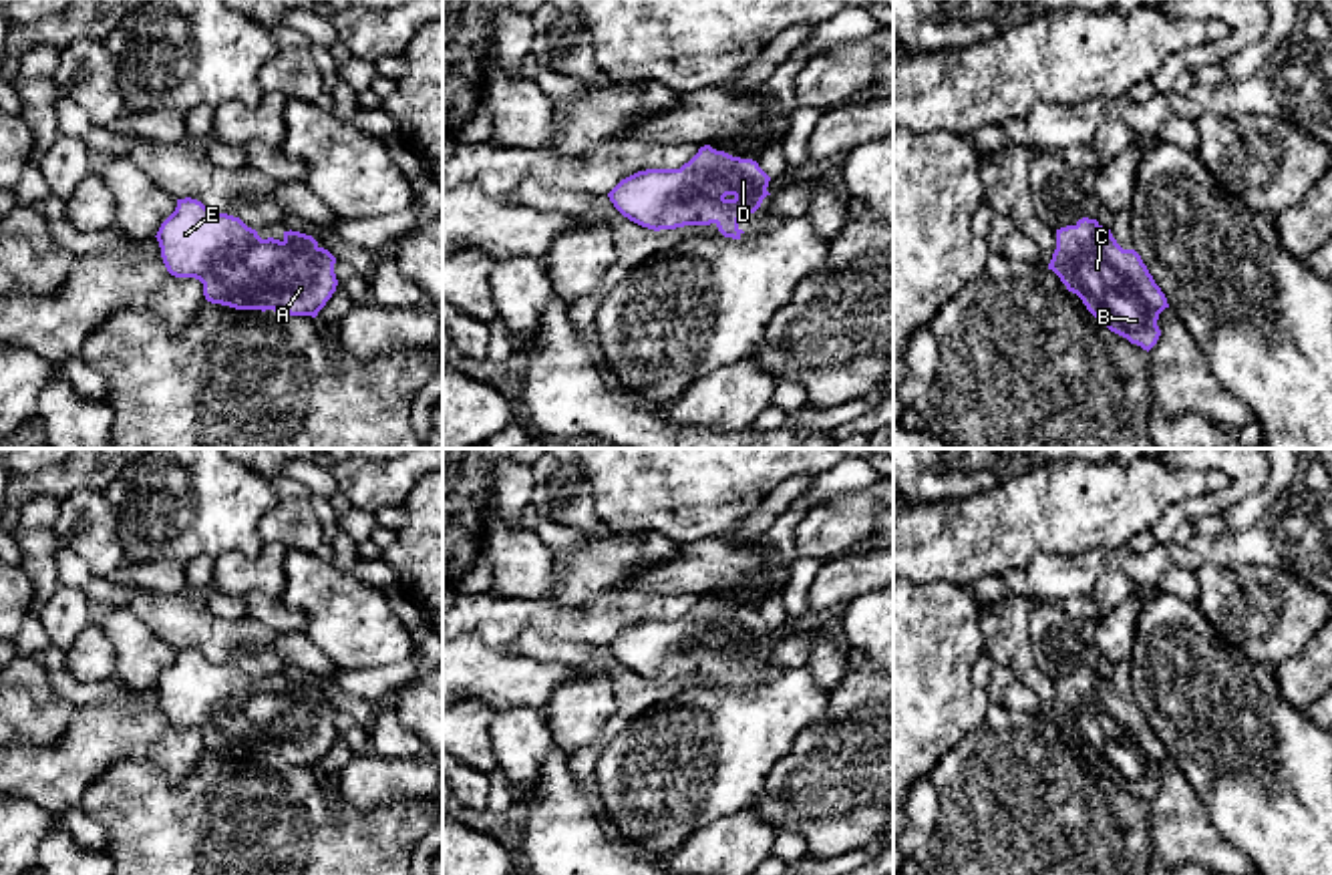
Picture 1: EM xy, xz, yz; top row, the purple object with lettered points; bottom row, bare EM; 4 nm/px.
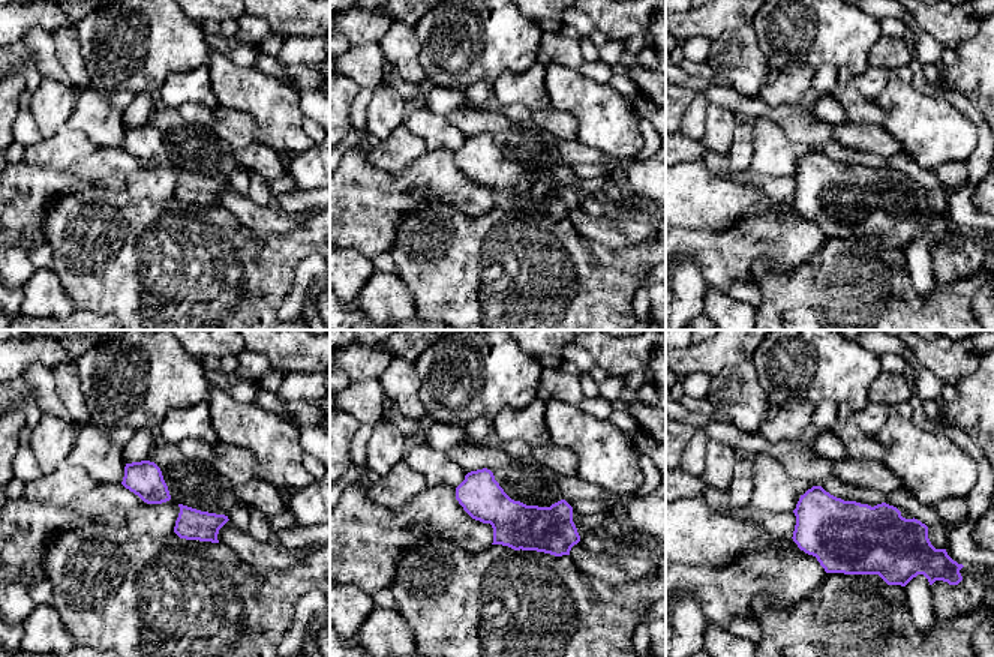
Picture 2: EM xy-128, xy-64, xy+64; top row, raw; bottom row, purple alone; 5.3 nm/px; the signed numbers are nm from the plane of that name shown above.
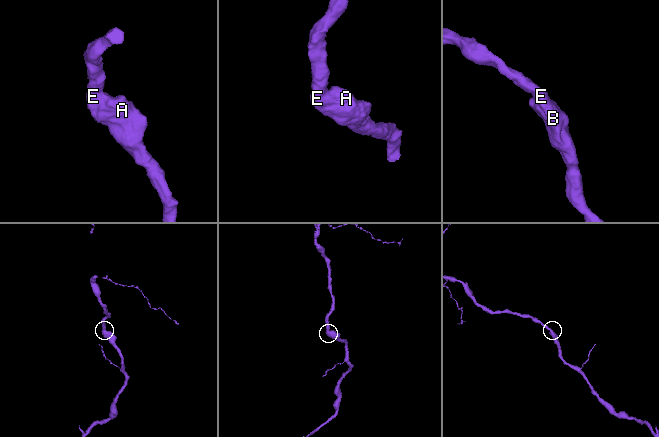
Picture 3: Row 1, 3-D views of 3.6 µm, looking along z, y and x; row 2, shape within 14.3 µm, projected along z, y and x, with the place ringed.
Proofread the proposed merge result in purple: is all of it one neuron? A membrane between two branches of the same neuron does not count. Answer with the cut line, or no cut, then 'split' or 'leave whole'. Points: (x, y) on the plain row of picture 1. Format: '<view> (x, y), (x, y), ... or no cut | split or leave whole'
no cut | leave whole

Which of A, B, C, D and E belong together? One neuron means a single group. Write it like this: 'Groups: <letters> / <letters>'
Groups: A B C D E

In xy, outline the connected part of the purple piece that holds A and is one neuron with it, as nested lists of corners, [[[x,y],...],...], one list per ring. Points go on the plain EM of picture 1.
[[[191,648],[177,650],[175,662],[161,674],[155,688],[167,722],[175,728],[199,730],[211,754],[316,768],[338,736],[336,708],[312,686],[290,680],[284,682],[282,692],[262,690],[239,668],[209,662]]]

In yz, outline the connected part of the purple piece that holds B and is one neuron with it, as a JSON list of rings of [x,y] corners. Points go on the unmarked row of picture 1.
[[[1083,668],[1056,680],[1056,700],[1048,714],[1068,742],[1111,782],[1151,801],[1161,780],[1159,764],[1169,758],[1135,700],[1123,700],[1111,680]]]

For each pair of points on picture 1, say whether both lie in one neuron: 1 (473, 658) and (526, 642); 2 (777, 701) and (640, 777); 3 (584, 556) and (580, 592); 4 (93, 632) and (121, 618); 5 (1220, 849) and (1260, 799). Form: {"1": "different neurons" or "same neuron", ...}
{"1": "different neurons", "2": "same neuron", "3": "same neuron", "4": "different neurons", "5": "different neurons"}

